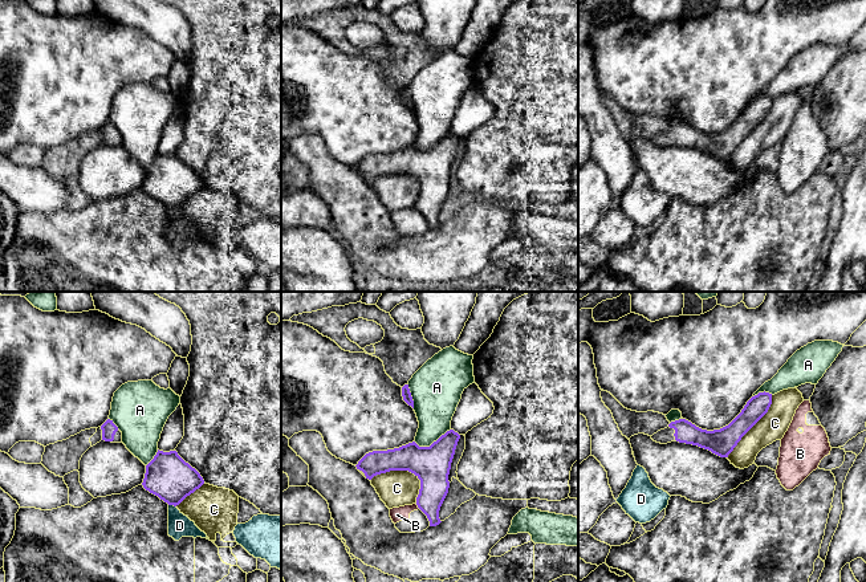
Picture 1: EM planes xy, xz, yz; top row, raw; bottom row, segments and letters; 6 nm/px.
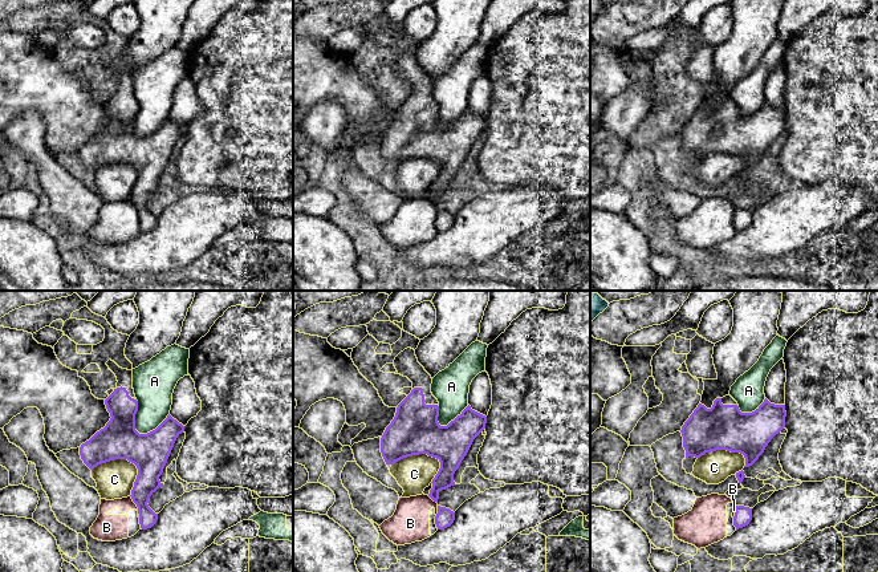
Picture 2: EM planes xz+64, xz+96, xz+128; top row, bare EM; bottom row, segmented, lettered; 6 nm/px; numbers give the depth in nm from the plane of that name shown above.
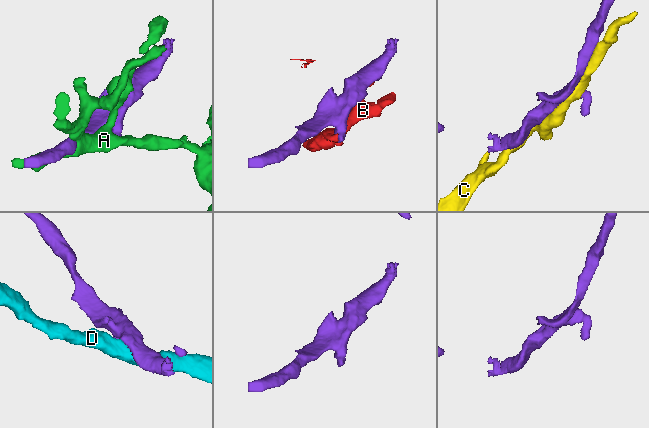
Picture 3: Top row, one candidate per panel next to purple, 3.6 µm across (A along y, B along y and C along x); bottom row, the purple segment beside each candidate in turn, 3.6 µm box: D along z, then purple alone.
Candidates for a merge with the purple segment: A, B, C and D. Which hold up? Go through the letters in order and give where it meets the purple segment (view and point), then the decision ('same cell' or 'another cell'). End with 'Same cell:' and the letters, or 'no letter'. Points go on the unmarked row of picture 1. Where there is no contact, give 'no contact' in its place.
A: meets purple in xz at (432, 146); another cell
B: meets purple in xz at (418, 210); another cell
C: meets purple in xz at (406, 173); another cell
D: meets purple in xy at (173, 207); another cell
Same cell: no letter

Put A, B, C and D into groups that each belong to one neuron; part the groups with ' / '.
A / B / C / D

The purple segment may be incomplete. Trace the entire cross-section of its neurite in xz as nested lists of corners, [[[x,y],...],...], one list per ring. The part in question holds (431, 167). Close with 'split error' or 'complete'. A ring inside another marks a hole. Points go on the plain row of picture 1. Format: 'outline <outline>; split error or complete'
outline [[[447,134],[430,150],[419,150],[415,145],[387,154],[366,156],[355,168],[366,182],[390,174],[408,174],[420,183],[416,200],[418,211],[427,219],[430,229],[436,229],[440,209],[448,196],[448,178],[460,138]]]; complete

